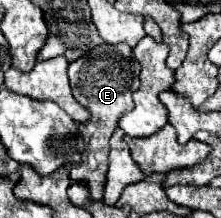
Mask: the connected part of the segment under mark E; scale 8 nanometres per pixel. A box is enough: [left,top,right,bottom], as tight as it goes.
[69,44,139,200]

